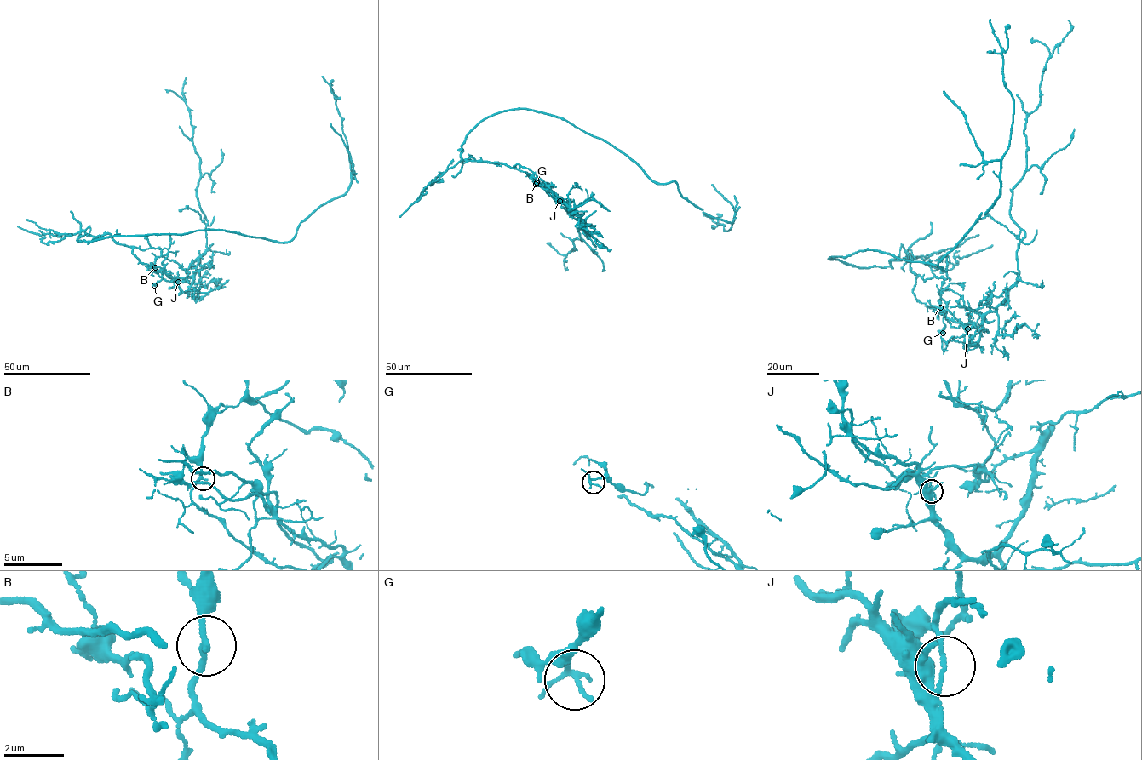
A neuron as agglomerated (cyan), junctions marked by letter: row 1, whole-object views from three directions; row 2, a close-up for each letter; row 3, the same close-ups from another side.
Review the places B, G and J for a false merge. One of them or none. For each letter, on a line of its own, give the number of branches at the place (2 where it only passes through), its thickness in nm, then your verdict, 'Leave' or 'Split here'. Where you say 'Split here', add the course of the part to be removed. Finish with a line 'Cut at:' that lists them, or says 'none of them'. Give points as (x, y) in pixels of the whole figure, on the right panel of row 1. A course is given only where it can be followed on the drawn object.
B: Branches: 2. Thickness 200 nm. Leave
G: Branches: 2. Thickness 170 nm. Leave
J: Branches: 2. Thickness 100 nm. Split here. Course of the part to remove: (967, 328), (975, 343), (1017, 279), (1012, 189), (1026, 167), (1026, 117), (1068, 20)
Cut at: J

